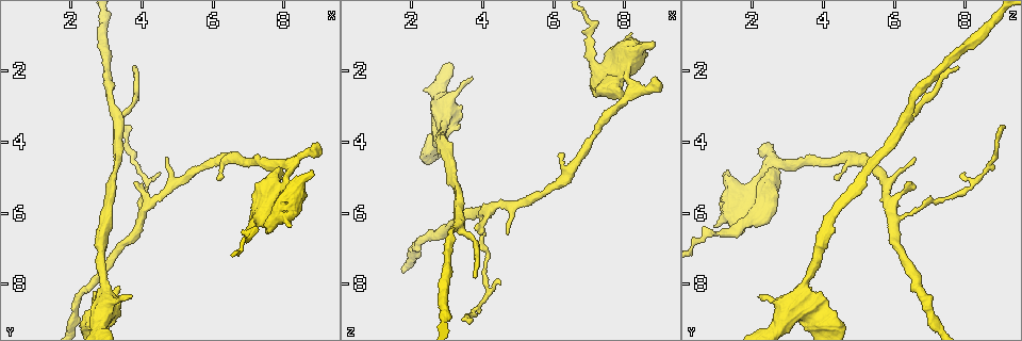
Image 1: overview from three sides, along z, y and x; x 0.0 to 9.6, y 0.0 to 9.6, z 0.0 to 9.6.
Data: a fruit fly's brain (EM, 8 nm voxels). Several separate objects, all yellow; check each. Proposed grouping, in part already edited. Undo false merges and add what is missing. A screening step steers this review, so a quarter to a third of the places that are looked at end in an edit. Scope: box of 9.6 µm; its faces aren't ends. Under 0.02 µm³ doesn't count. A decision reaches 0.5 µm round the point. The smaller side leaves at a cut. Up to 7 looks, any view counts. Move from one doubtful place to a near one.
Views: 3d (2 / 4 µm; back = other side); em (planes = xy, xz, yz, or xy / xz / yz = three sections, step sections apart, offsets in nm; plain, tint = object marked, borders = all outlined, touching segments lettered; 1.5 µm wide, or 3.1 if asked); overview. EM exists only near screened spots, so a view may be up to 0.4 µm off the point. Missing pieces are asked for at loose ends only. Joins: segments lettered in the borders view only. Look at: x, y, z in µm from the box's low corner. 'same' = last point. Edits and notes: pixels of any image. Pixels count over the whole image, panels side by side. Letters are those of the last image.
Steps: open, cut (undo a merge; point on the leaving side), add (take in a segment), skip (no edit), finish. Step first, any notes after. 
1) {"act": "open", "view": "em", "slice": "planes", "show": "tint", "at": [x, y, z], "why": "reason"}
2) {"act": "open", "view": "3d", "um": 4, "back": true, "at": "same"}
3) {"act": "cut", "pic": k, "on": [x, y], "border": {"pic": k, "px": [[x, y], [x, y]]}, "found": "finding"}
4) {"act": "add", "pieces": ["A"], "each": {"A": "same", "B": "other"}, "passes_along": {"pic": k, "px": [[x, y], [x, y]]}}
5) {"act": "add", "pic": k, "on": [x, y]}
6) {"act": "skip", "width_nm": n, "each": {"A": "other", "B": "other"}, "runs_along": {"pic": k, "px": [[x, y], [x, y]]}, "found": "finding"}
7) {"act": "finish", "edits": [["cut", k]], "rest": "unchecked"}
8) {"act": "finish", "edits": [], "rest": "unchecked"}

{"act": "open", "view": "em", "slice": "xy", "step": 8, "show": "tint", "at": [3.75, 1.85, 7.80]}

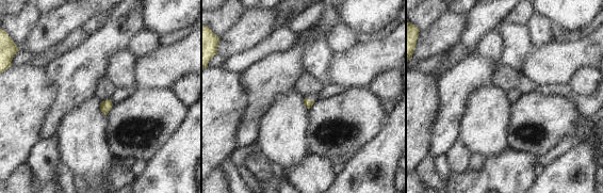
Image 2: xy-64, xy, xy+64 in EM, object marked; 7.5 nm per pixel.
{"act": "open", "view": "em", "slice": "yz", "step": 8, "show": "borders", "at": "same", "why": "another direction"}

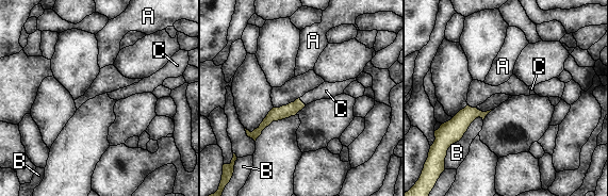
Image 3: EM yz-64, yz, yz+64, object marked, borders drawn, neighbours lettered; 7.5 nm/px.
{"act": "add", "pieces": ["C"], "each": {"A": "other", "B": "other", "C": "same"}, "passes_along": {"pic": 3, "px": [[275, 114], [301, 101], [326, 91]]}, "found": "it goes on there"}

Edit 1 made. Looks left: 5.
{"act": "open", "view": "3d", "um": 4, "at": [3.30, 3.25, 6.45], "why": "a fork"}

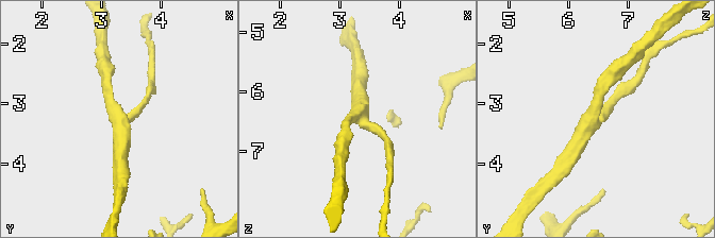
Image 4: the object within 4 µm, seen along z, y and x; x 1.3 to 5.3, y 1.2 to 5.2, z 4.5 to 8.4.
{"act": "open", "view": "em", "slice": "yz", "step": 8, "show": "tint", "at": [3.35, 3.30, 6.40], "arms": 3}

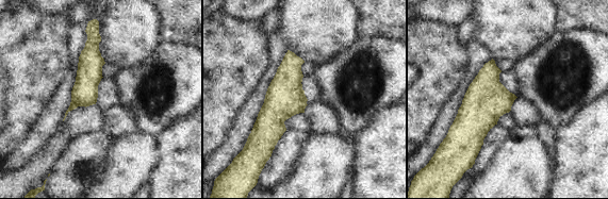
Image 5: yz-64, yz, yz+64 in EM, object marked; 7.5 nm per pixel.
{"act": "open", "view": "em", "slice": "planes", "show": "borders", "at": "same", "why": "cut it another way"}

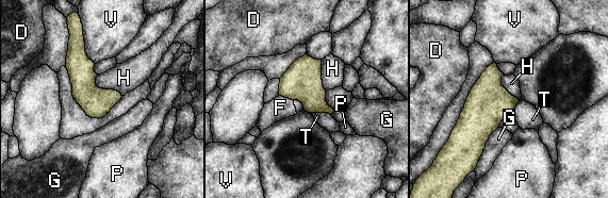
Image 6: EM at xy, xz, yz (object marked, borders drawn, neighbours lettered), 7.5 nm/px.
{"act": "skip", "each": {"D": "other", "F": "other", "G": "other", "H": "other", "P": "other", "T": "other", "V": "other"}, "runs_along": {"pic": 6, "px": [[81, 40], [84, 91], [99, 115]]}, "found": "all the same neuron"}

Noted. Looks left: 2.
{"act": "finish", "edits": [["add", 3]], "rest": "unchecked"}

